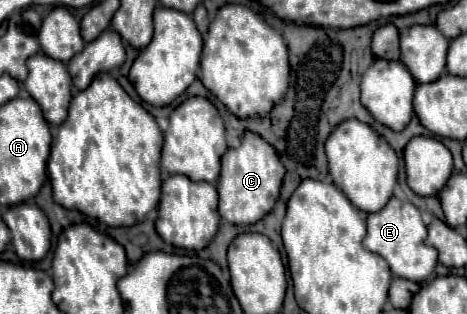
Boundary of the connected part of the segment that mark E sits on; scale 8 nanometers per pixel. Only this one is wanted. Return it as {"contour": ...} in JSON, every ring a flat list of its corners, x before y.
{"contour":[[390,198,388,206,384,206,384,210,380,210,376,214,368,214,368,234,364,238,364,246,370,252,380,254,390,264,390,270,394,276,406,278,412,282,424,282,434,274,434,268,438,262,436,250,432,246,424,244,426,236,428,236,428,232,422,222,420,210,410,202]]}

